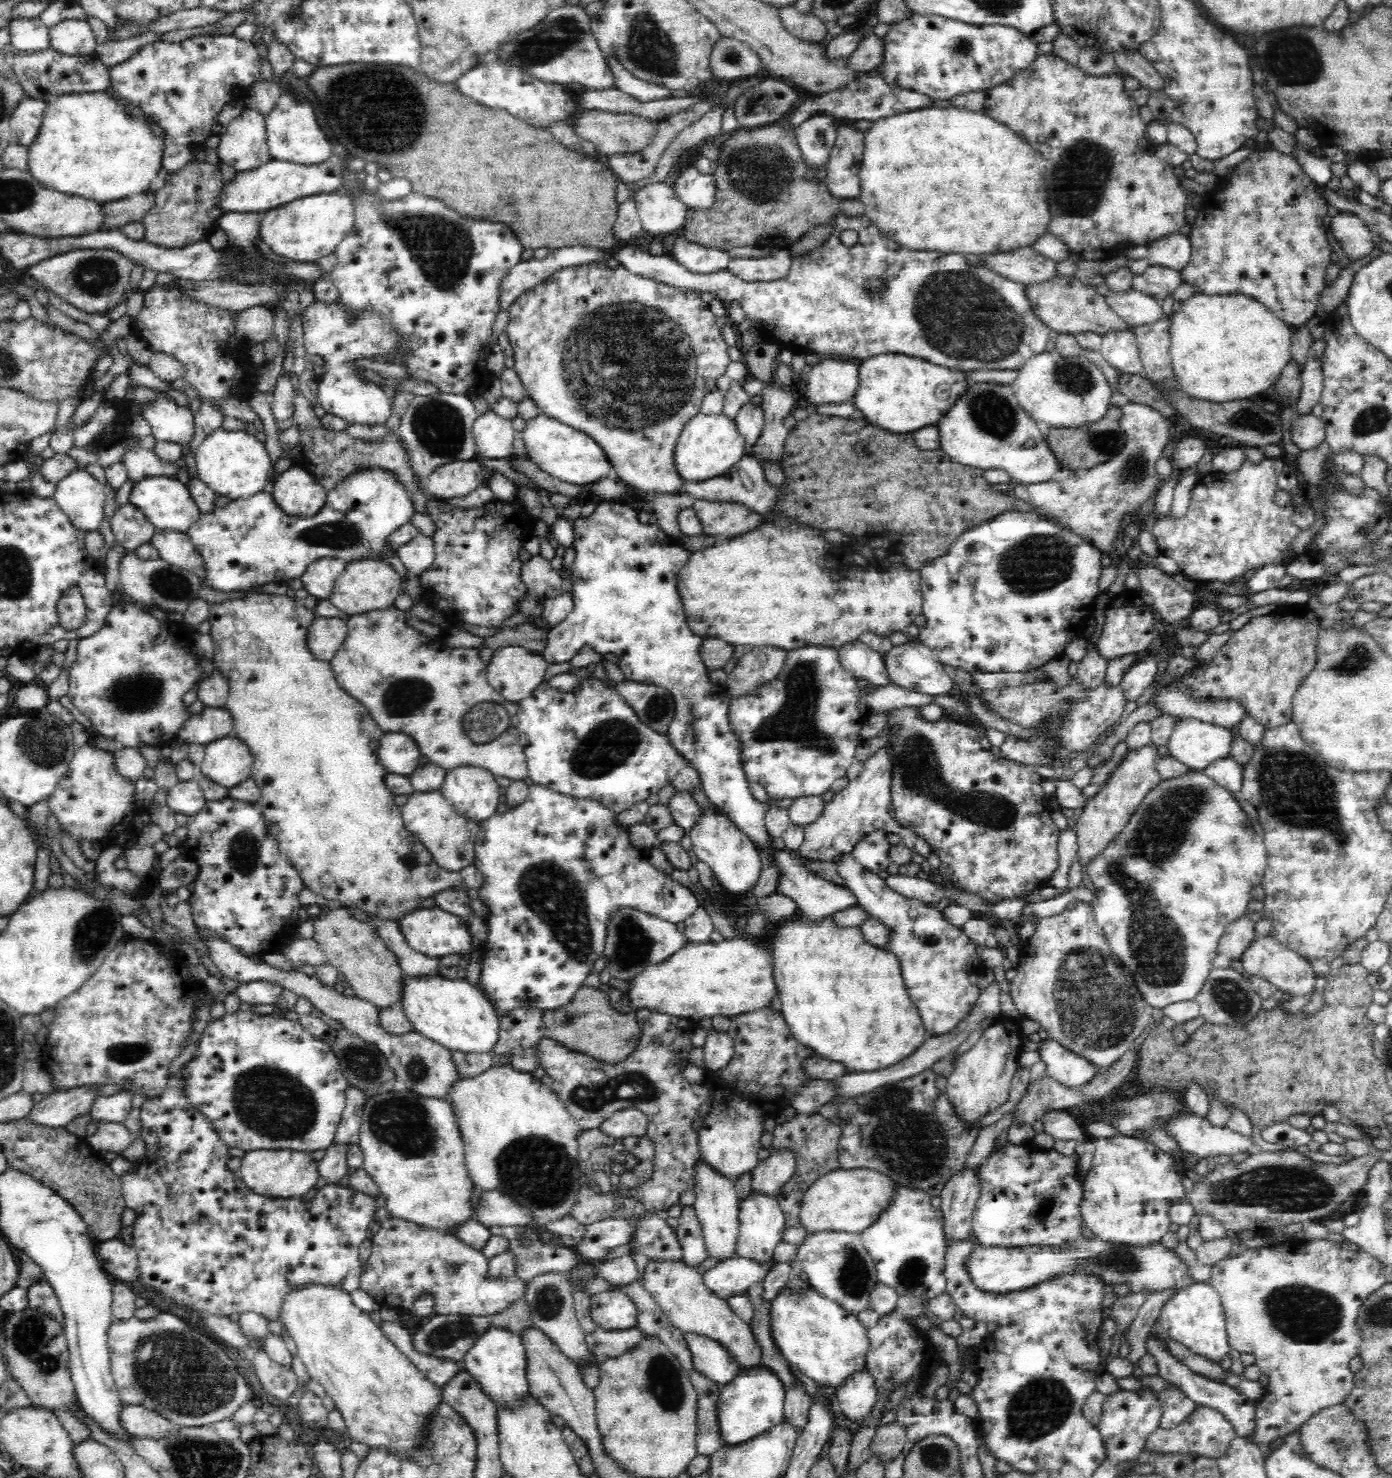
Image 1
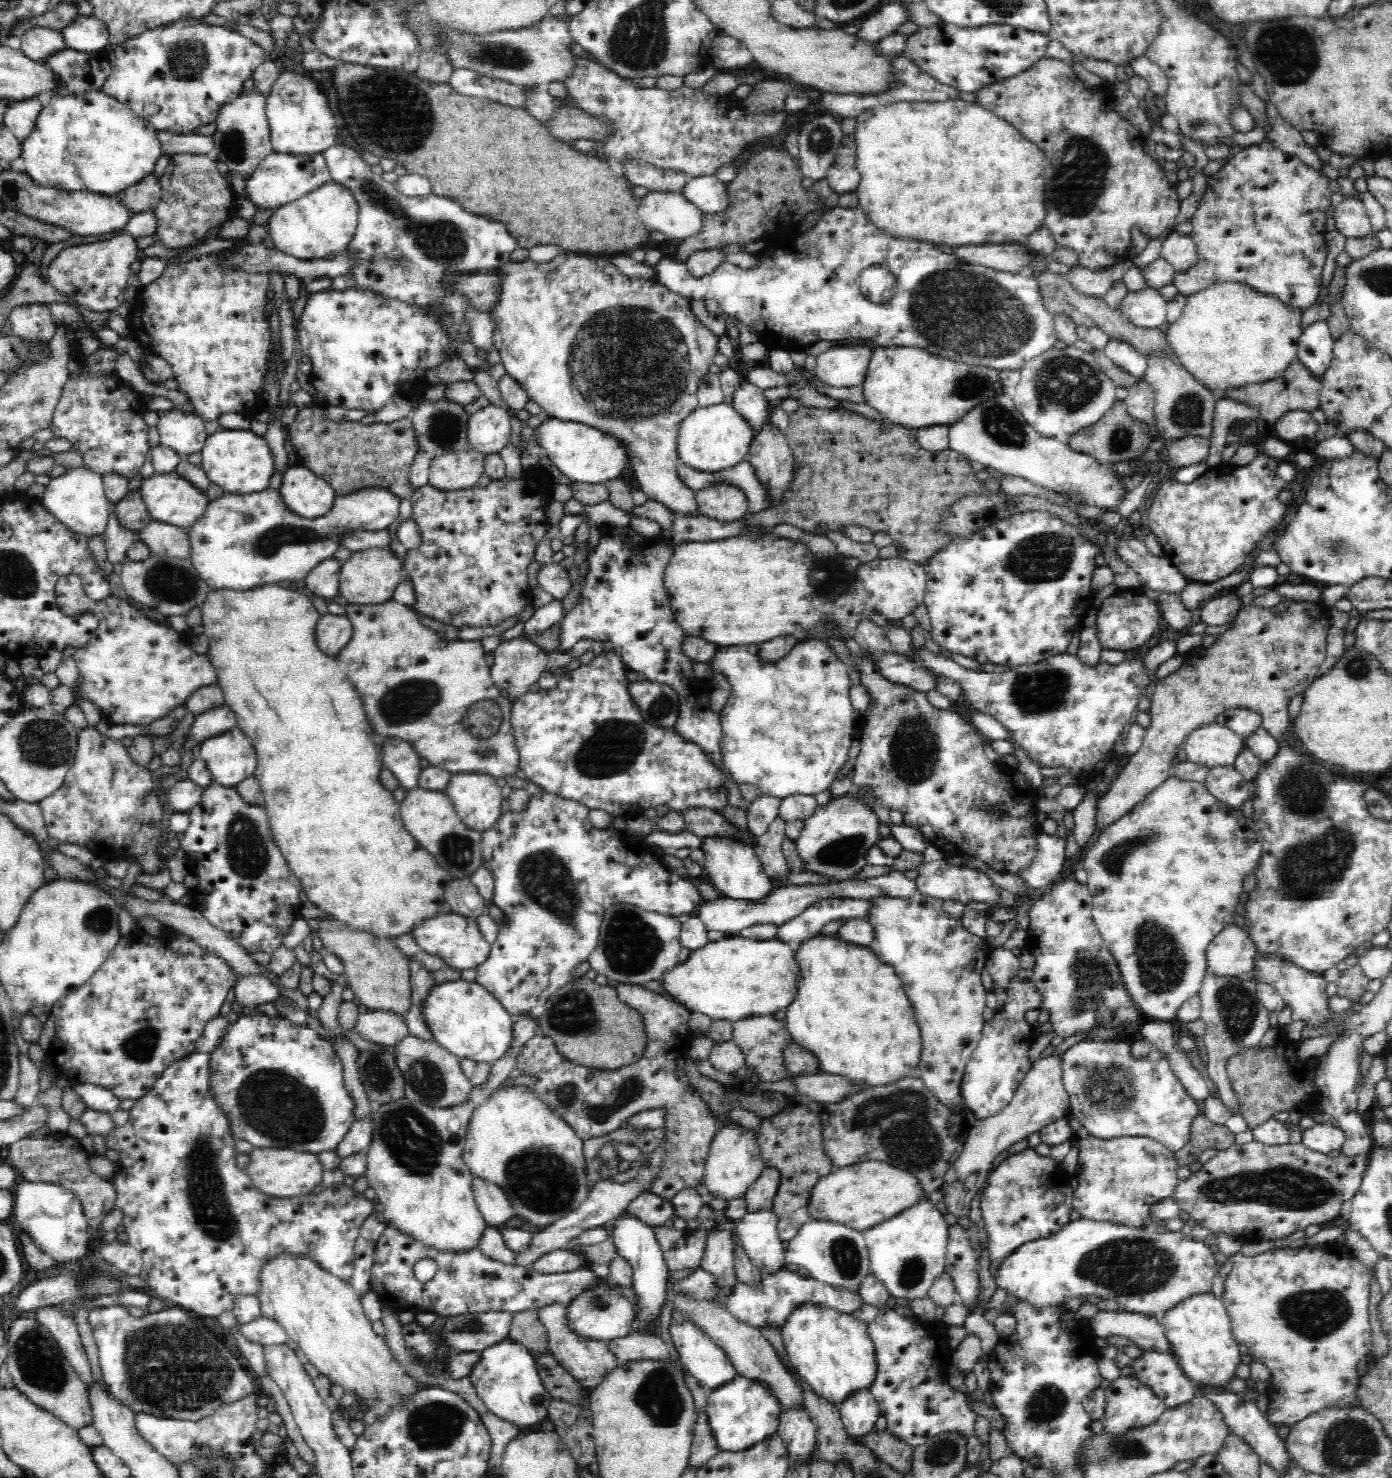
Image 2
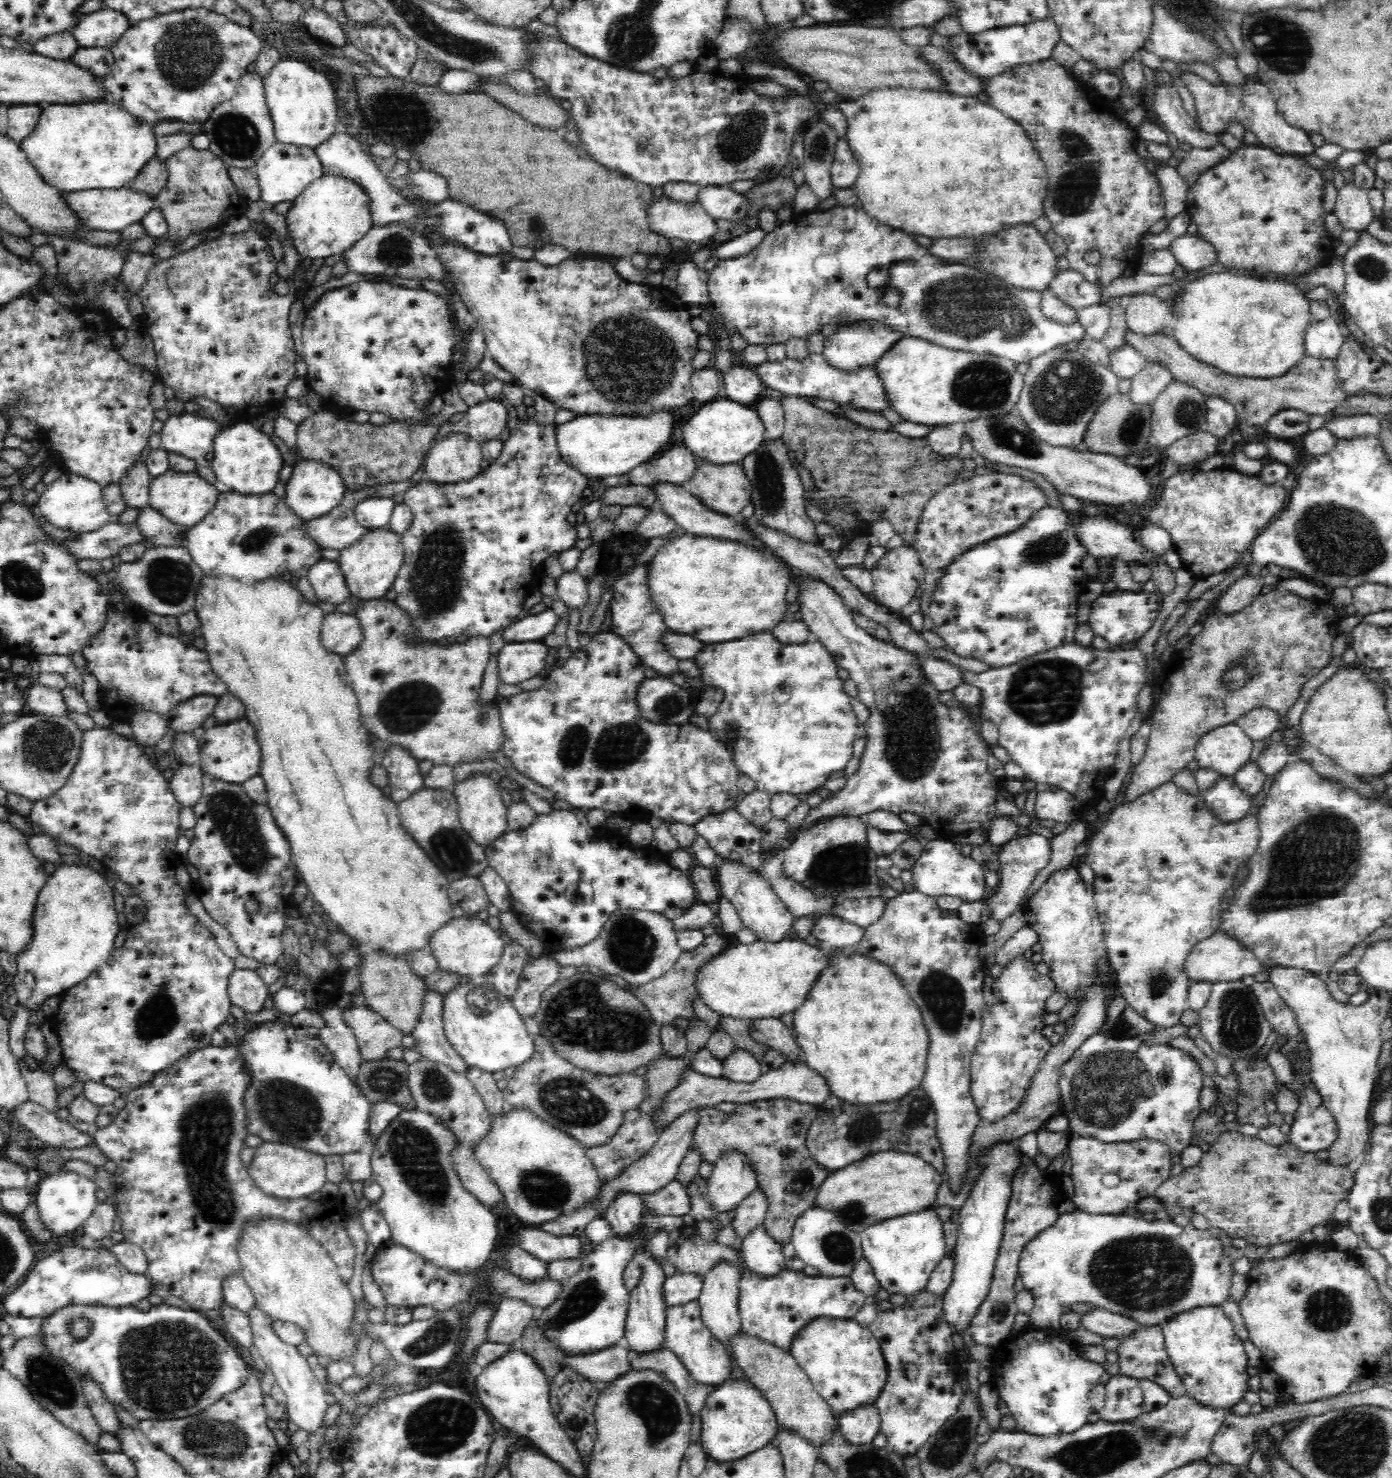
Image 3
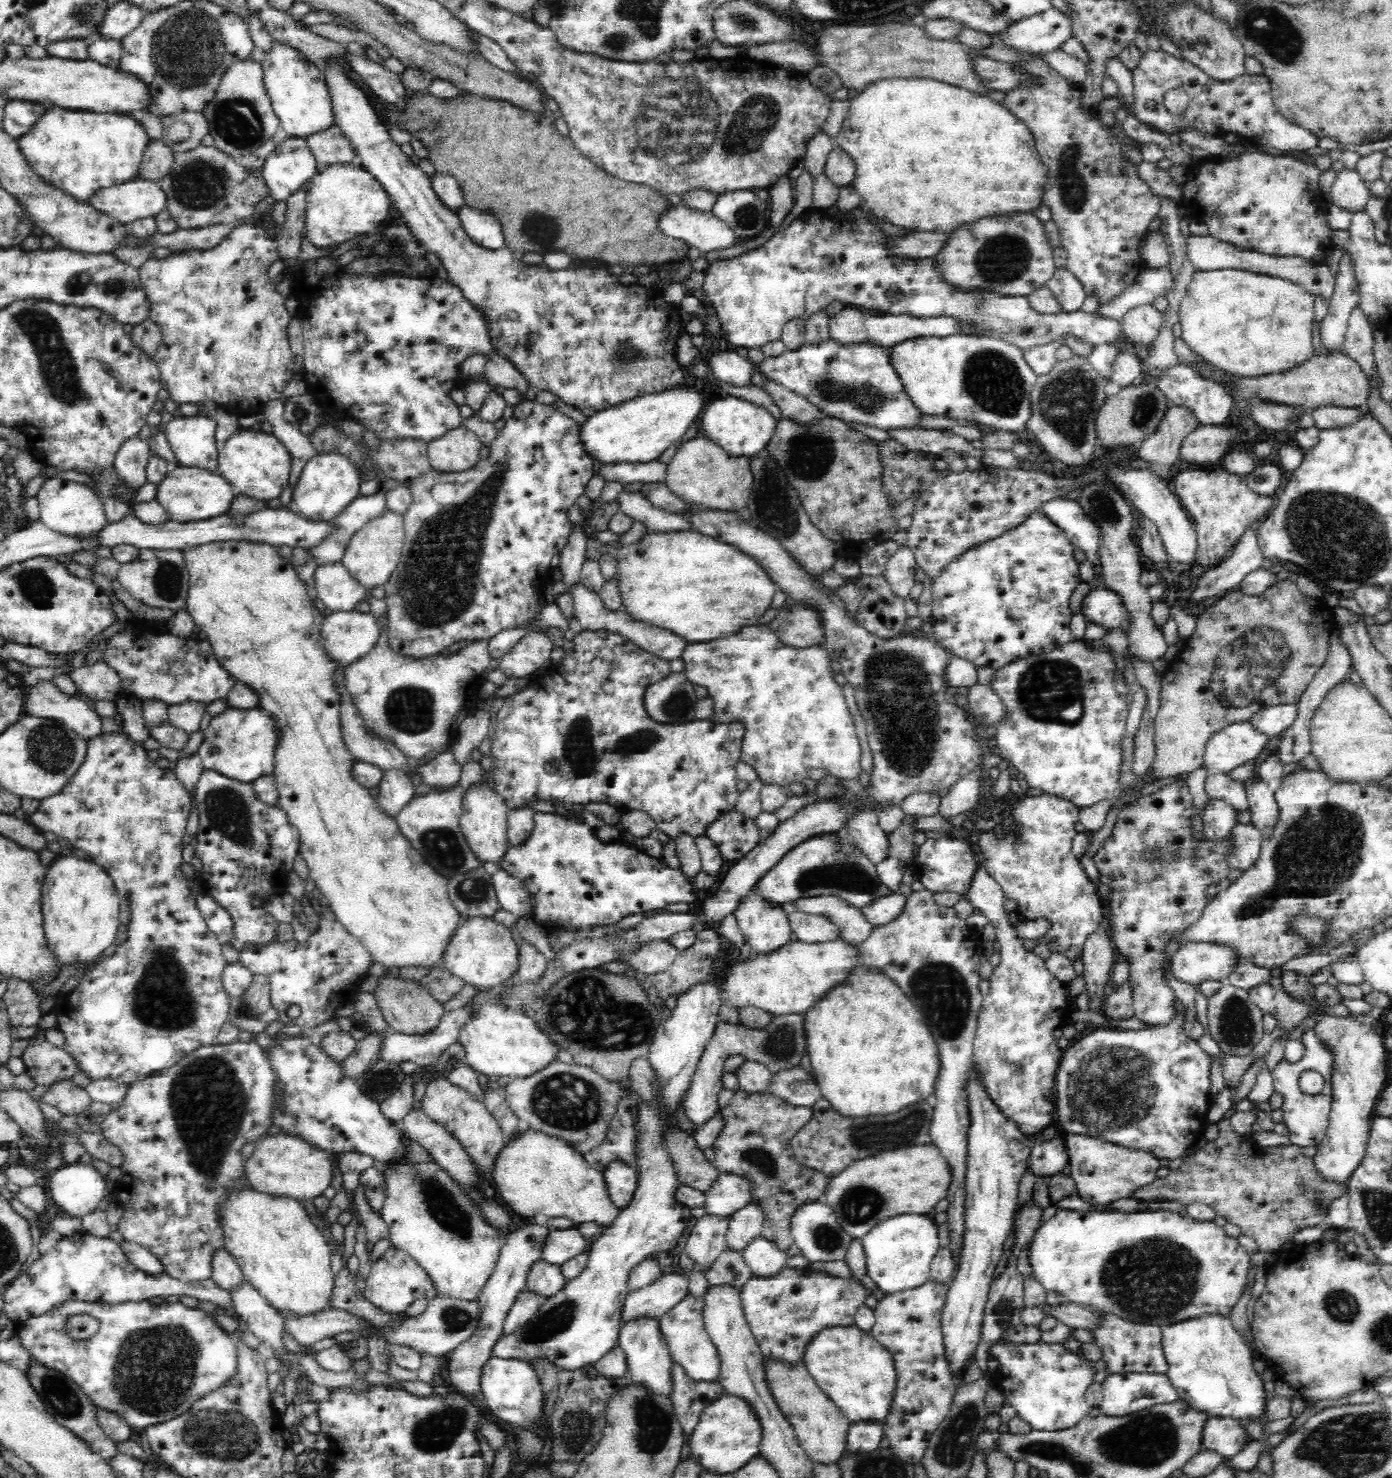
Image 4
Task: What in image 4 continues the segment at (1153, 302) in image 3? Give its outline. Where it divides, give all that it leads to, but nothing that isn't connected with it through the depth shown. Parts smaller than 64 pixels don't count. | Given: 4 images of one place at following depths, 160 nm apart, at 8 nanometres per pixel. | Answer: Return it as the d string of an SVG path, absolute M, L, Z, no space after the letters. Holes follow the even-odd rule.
M1153 305L1136 306L1132 308L1120 322L1124 335L1142 350L1149 349L1163 320L1163 312Z

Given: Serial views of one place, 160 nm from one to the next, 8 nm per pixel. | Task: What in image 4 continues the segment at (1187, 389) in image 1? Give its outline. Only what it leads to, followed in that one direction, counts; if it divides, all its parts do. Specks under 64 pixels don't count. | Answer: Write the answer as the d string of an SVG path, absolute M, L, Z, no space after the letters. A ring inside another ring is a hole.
M1232 268L1197 271L1180 306L1182 339L1190 352L1228 374L1254 378L1288 372L1314 355L1314 304L1315 297L1290 280Z

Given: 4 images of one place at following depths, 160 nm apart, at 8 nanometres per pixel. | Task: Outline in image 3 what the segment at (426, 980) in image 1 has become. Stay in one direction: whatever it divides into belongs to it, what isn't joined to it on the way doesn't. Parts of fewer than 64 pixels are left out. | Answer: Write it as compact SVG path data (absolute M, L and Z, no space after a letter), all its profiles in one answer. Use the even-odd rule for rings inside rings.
M469 982L460 983L458 986L450 988L442 996L442 1024L446 1039L449 1040L450 1046L459 1055L462 1055L464 1063L486 1072L493 1073L498 1072L498 1070L506 1070L508 1066L520 1067L520 1064L526 1062L534 1052L533 1038L526 1032L524 1020L520 1019L513 1003L486 985L480 986Z

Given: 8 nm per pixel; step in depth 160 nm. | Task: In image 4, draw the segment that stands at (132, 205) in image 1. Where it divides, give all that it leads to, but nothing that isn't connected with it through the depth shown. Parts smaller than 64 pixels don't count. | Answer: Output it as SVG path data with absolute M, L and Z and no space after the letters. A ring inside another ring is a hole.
M162 140L150 141L145 148L137 177L159 184L169 173L169 168L172 168L174 154L175 152L168 145L162 143Z

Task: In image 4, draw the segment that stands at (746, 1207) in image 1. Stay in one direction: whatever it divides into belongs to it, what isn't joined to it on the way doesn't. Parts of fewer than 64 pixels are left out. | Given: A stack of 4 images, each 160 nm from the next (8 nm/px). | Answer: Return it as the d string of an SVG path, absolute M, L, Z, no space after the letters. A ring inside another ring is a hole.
M758 1236L742 1250L744 1261L754 1277L772 1277L787 1268L788 1254Z

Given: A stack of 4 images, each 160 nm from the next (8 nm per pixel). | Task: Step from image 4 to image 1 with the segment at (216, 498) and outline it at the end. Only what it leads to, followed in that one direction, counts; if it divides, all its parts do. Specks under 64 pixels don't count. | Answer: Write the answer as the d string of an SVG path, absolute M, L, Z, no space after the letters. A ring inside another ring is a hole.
M153 476L146 477L140 482L134 483L129 494L128 502L136 509L140 509L148 521L158 531L174 531L186 533L198 520L200 511L194 503L190 491L175 477Z

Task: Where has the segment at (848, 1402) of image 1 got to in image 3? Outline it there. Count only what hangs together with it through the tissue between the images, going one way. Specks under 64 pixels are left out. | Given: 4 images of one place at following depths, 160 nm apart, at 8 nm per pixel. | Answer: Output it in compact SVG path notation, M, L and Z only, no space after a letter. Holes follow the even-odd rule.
M873 1404L852 1408L839 1416L839 1431L853 1445L867 1445L880 1431L879 1410Z

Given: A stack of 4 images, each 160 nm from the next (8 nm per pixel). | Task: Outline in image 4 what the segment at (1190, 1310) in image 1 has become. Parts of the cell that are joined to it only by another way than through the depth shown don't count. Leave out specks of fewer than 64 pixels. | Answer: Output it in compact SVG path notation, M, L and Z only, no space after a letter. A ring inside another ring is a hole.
M1208 1314L1198 1316L1194 1319L1184 1319L1182 1322L1174 1322L1170 1324L1170 1326L1163 1327L1161 1329L1162 1333L1162 1342L1163 1342L1163 1351L1165 1352L1165 1357L1168 1362L1168 1379L1171 1380L1171 1383L1174 1385L1174 1388L1177 1390L1178 1396L1180 1399L1185 1400L1186 1403L1189 1404L1190 1408L1194 1410L1198 1410L1200 1412L1206 1412L1210 1417L1224 1417L1228 1416L1232 1419L1244 1420L1244 1418L1260 1418L1262 1416L1262 1420L1266 1422L1266 1415L1264 1415L1264 1404L1265 1401L1265 1393L1264 1386L1261 1380L1261 1376L1258 1376L1254 1371L1254 1357L1252 1356L1252 1351L1246 1344L1243 1335L1234 1329L1232 1325L1232 1321L1230 1321L1229 1317L1222 1316L1220 1314Z

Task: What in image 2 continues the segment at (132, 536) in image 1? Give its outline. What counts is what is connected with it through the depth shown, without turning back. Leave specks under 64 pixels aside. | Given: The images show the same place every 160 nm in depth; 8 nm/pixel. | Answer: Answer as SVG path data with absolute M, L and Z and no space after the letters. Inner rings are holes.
M140 491L126 493L114 506L116 519L120 526L132 531L138 537L139 532L145 529L153 519L148 514L148 509L140 497Z

